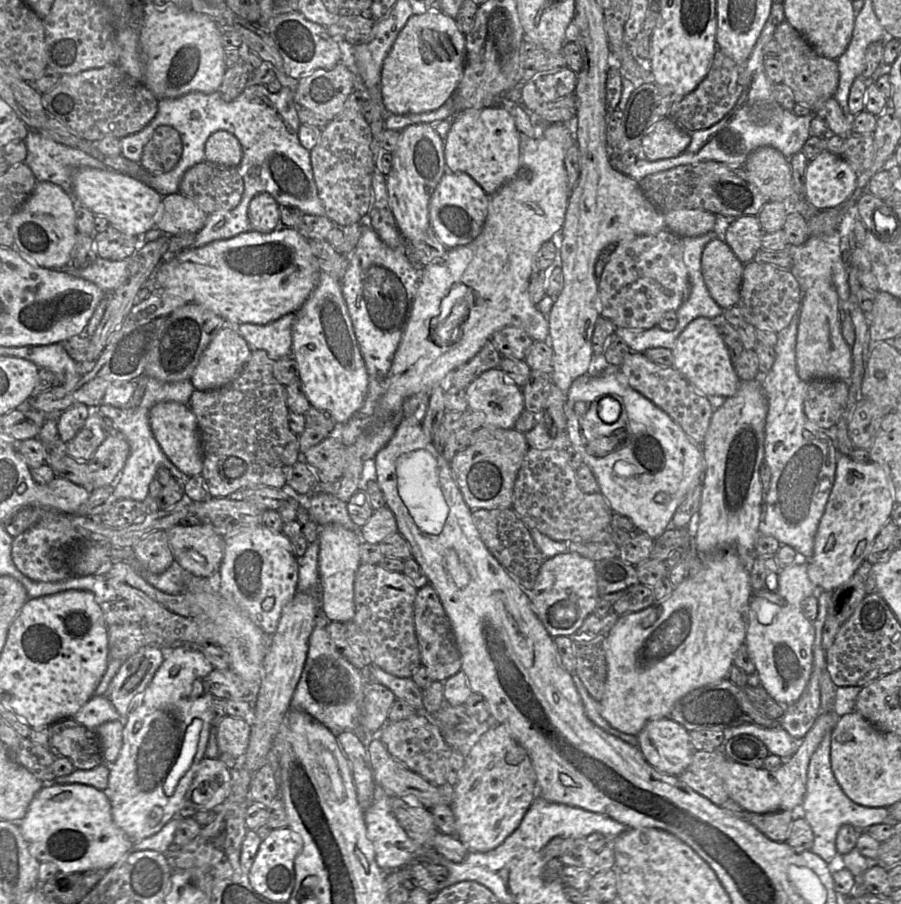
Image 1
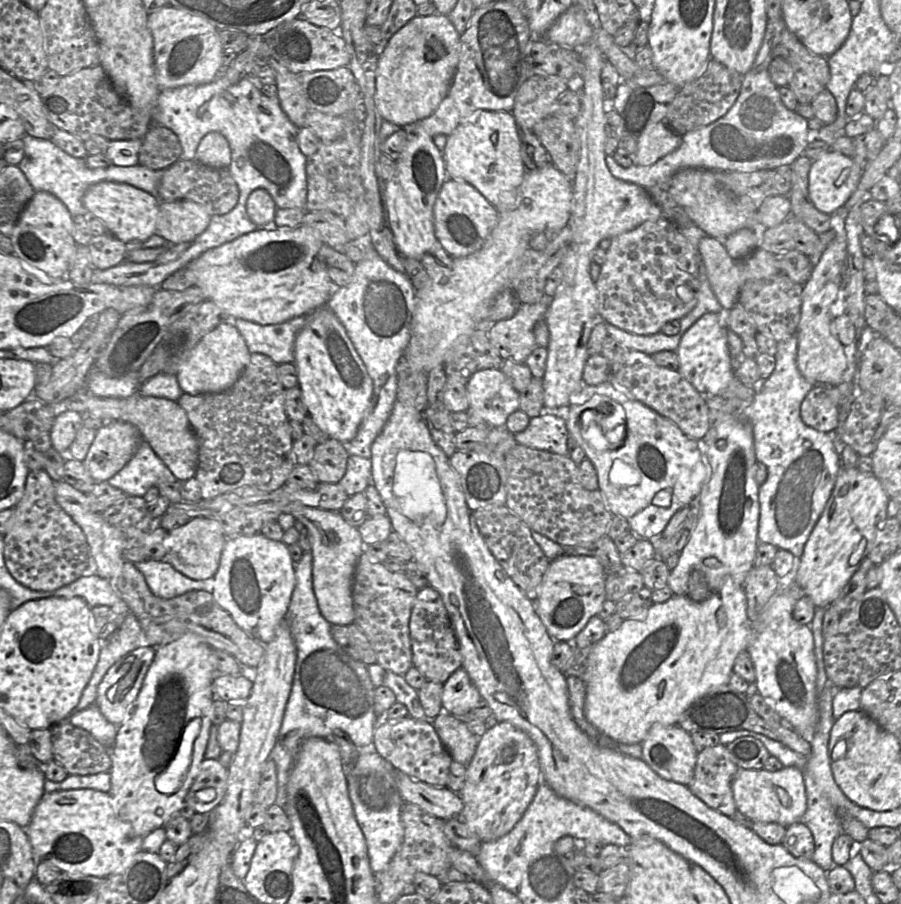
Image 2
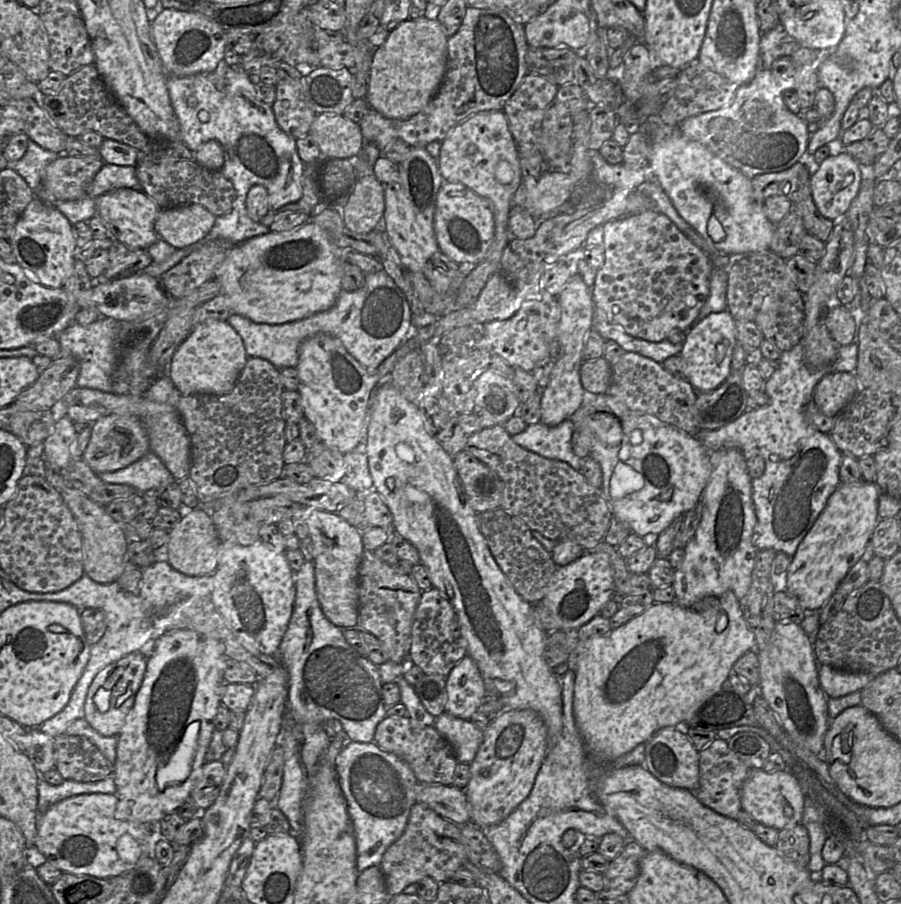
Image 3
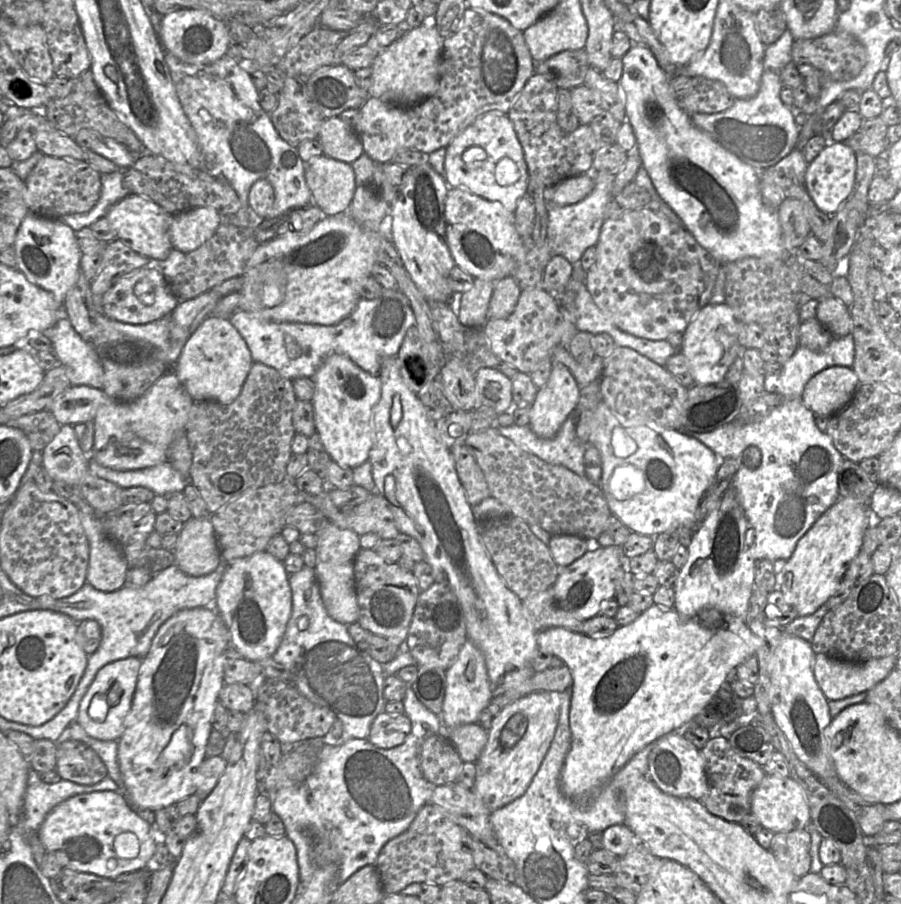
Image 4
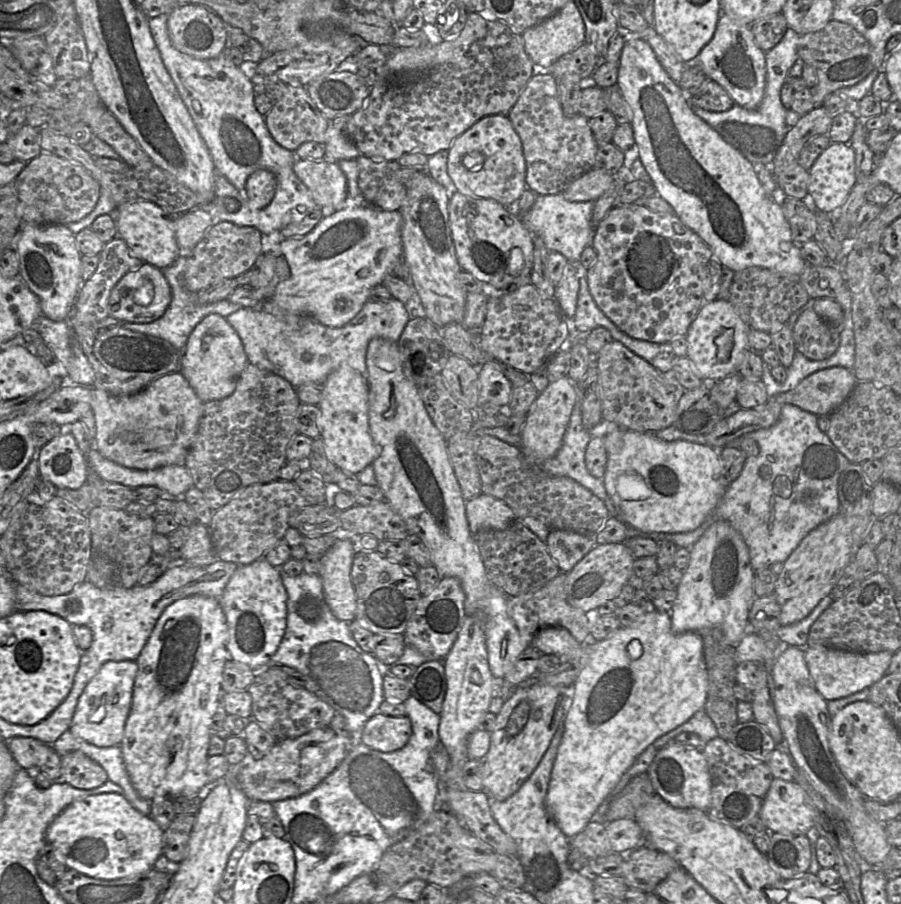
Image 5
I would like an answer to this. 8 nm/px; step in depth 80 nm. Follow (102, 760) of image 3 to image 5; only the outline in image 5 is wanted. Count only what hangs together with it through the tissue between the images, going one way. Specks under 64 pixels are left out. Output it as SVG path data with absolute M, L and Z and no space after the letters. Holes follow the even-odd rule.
M71 751L61 756L61 778L78 789L93 789L108 780L104 768L81 751Z

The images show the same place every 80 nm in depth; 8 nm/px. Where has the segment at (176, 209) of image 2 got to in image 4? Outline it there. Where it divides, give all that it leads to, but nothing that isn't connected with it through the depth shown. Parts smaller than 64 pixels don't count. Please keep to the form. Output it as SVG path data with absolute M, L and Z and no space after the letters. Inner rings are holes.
M196 207L171 216L170 237L174 249L187 254L210 239L223 222L211 207Z

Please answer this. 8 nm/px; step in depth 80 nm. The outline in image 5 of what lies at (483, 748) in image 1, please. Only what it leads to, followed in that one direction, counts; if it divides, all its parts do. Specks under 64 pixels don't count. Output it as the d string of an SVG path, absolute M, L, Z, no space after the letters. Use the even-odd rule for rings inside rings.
M536 684L509 695L496 717L490 748L484 763L483 792L491 801L503 801L515 794L530 777L569 708L572 687Z

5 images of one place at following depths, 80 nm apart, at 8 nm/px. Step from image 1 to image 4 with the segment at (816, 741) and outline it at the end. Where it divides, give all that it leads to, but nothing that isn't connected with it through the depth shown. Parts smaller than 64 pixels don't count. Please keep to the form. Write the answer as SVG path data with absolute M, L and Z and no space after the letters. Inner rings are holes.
M766 774L751 794L751 812L761 826L773 833L806 829L810 824L810 809L802 787L790 776Z

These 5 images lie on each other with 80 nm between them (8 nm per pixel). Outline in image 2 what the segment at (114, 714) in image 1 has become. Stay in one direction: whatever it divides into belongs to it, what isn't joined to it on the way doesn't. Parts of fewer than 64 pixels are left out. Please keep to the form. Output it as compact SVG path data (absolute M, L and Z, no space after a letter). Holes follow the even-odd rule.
M95 704L74 712L68 721L90 732L108 750L114 747L119 725L109 722Z

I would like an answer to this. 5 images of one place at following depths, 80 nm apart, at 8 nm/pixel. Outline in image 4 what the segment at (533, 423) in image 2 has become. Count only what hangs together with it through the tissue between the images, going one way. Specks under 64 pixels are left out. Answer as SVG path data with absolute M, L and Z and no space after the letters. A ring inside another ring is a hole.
M573 414L565 420L559 431L549 439L538 437L529 426L497 426L499 433L541 460L561 465L581 477L586 477L584 454L586 445L576 435Z

